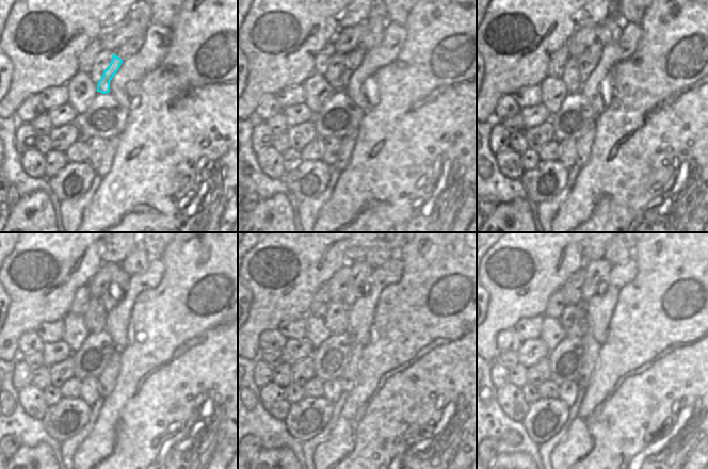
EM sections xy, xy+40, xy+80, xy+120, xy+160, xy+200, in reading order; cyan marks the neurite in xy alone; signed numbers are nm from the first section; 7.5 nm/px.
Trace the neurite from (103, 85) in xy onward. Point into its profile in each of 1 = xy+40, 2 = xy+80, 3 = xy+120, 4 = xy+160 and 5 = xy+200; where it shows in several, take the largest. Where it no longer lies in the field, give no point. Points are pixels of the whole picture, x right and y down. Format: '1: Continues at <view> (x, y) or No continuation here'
1: Continues at xy+40 (352, 61)
2: Continues at xy+80 (589, 60)
3: Continues at xy+120 (116, 290)
4: Continues at xy+160 (360, 271)
5: Continues at xy+200 (596, 271).

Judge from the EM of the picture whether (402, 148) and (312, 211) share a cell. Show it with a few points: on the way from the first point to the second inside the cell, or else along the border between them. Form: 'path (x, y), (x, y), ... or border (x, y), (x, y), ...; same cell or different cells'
border (338, 179), (330, 198), (321, 208), (315, 221); different cells

